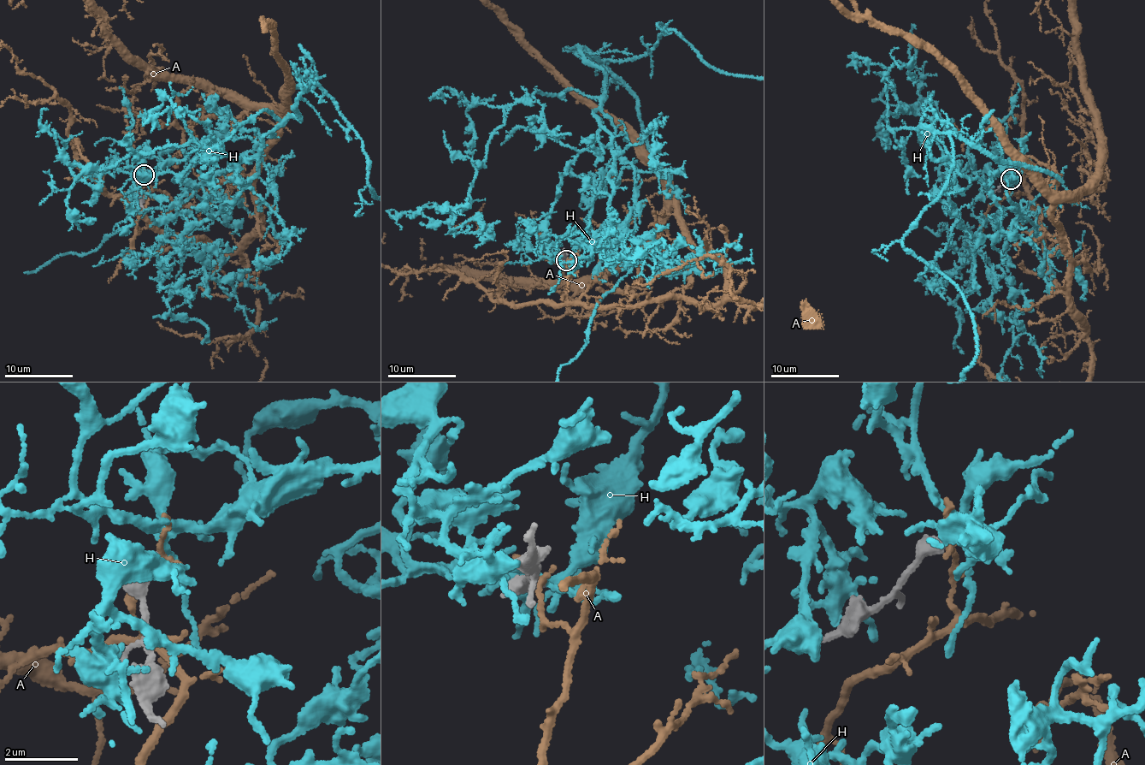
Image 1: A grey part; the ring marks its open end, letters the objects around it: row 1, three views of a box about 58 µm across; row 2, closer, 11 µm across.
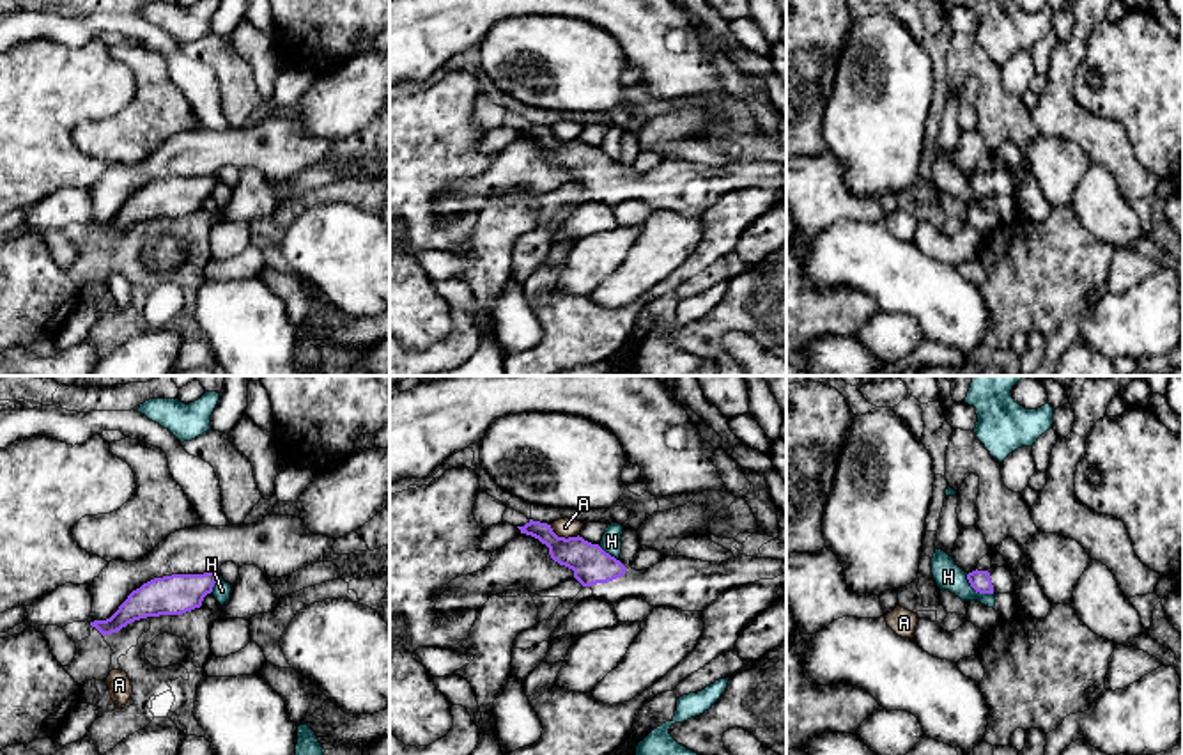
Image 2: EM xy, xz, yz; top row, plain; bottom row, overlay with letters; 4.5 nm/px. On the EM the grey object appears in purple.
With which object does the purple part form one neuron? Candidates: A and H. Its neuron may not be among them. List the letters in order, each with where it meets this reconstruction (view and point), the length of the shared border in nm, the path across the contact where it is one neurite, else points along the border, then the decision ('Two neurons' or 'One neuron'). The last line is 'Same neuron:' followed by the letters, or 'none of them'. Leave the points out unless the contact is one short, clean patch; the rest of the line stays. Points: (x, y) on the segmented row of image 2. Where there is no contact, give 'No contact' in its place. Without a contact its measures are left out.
A: Touches purple at xz (564, 537). Shared border 140 nm. Boundary: xz (549, 525), (558, 536), (578, 536). Two neurons
H: Touches purple at yz (976, 591). Shared border 160 nm. Boundary: yz (966, 575), (976, 591), (992, 594). Two neurons
Same neuron: none of them

